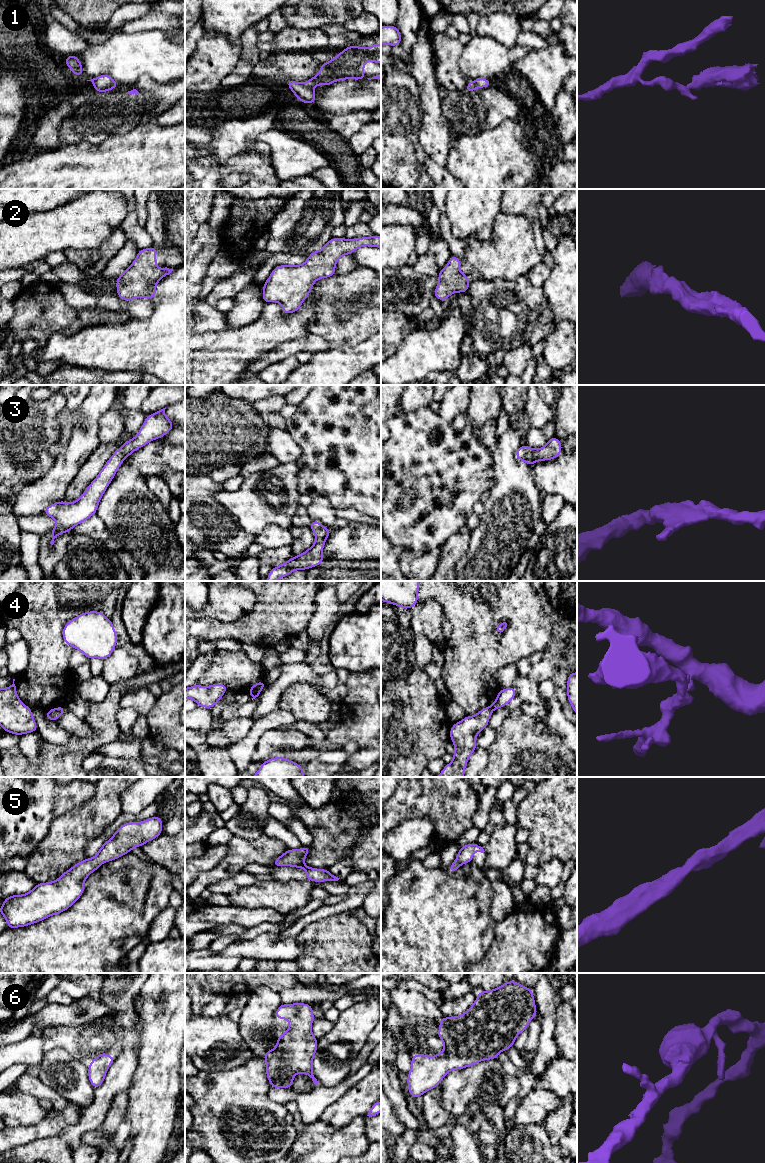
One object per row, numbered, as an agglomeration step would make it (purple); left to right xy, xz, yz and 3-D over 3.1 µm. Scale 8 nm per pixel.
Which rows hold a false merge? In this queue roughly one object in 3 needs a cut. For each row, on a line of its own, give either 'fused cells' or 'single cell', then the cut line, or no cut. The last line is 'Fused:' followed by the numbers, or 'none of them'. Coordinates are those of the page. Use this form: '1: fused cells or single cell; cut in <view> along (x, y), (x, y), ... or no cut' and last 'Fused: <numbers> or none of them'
1: fused cells; cut in xz along (305, 83), (313, 88)
2: single cell; no cut
3: single cell; no cut
4: fused cells; cut in xz along (260, 691), (250, 693)
5: single cell; no cut
6: single cell; no cut
Fused: 1, 4

